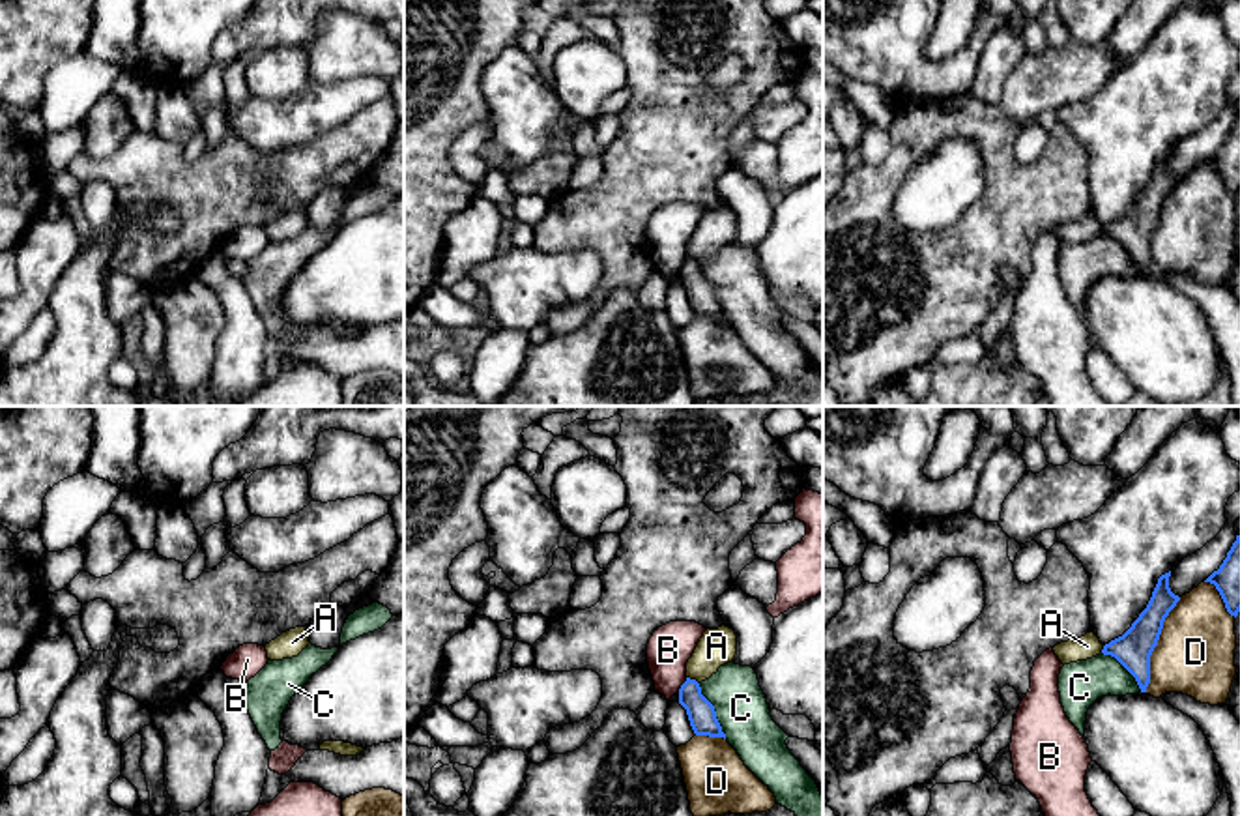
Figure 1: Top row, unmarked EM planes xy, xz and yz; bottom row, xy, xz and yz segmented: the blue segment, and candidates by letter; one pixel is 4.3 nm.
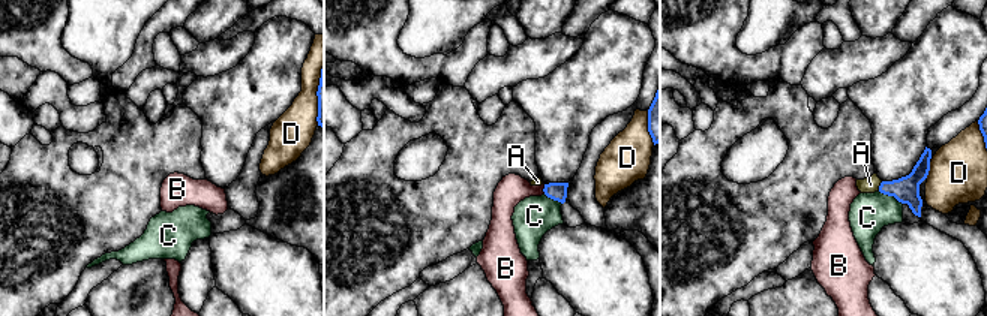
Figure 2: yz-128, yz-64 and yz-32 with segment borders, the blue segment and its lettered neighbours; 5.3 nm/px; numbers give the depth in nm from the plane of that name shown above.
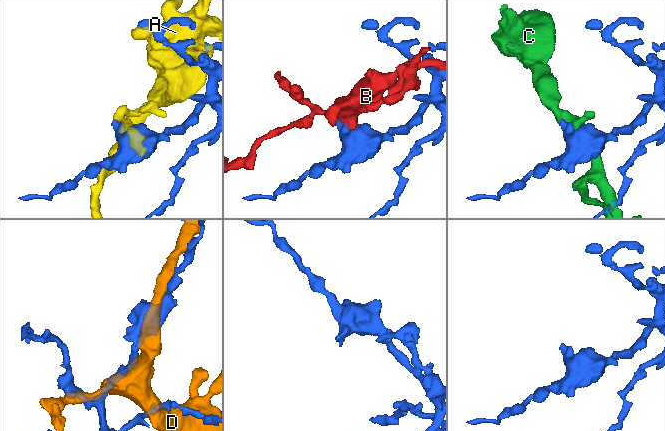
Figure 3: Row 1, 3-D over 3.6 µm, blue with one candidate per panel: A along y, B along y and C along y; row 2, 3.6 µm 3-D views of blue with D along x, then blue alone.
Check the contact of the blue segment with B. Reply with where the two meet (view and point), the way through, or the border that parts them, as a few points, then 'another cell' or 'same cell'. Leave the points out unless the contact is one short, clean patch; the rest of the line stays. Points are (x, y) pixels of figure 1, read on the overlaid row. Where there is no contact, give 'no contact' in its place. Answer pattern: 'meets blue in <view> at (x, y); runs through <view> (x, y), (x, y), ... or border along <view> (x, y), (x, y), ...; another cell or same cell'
meets blue in xz at (681, 685); border along xz (687, 678), (677, 691); another cell

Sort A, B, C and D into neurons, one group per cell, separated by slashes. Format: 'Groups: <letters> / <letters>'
Groups: A / B / C / D

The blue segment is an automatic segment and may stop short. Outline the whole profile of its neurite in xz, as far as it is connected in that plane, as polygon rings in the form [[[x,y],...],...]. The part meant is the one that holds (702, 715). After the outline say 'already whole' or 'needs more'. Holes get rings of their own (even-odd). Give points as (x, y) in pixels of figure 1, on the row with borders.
[[[686,678],[686,681],[681,685],[679,704],[686,709],[696,736],[726,739],[726,734],[716,719],[714,706],[701,694],[701,687],[696,679]]]; already whole

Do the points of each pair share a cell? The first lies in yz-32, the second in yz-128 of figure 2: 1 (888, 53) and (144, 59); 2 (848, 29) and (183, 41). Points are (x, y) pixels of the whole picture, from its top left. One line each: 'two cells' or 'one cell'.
1: two cells
2: one cell

